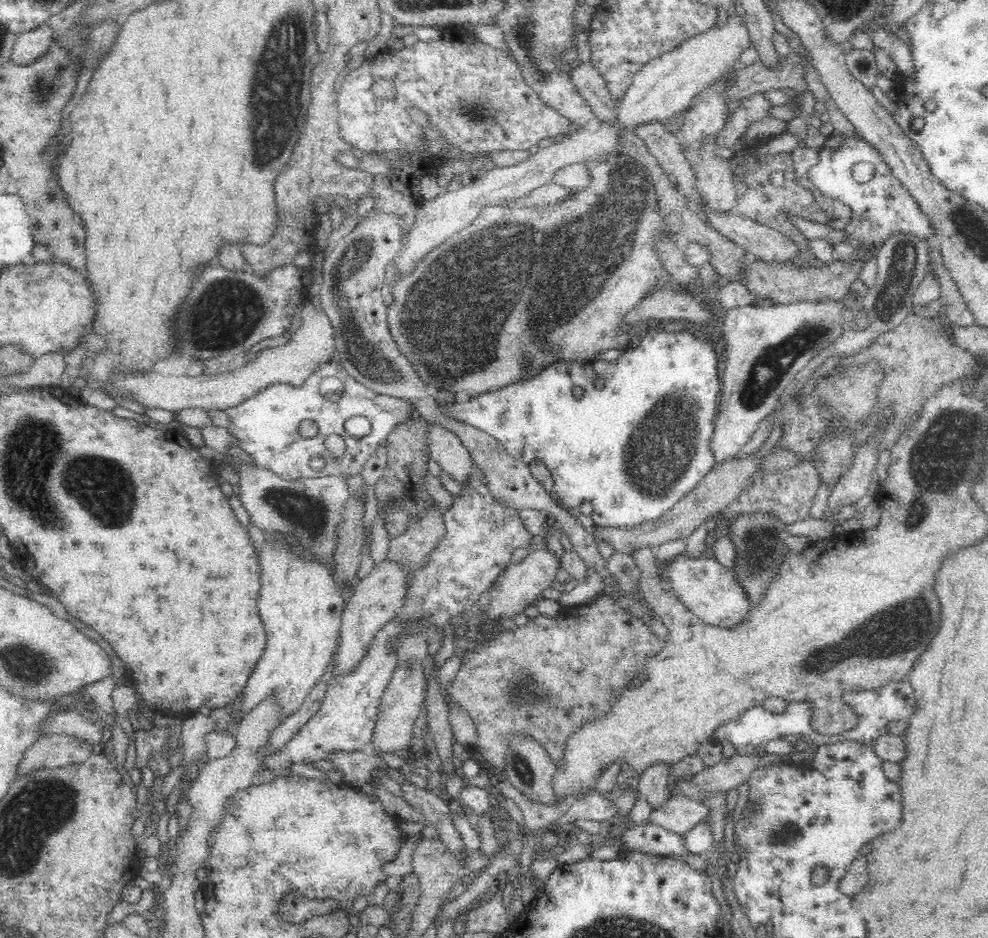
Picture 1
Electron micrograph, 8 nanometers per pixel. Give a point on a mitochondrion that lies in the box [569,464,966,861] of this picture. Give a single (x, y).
(887, 636)

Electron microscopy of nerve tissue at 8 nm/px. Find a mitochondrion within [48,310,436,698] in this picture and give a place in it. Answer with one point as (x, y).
(297, 507)

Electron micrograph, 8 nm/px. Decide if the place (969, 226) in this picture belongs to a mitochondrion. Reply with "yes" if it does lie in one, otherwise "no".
yes

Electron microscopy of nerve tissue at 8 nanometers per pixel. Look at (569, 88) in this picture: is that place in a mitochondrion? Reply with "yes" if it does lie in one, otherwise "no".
no

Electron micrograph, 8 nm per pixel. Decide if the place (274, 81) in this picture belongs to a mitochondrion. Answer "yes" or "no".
yes

